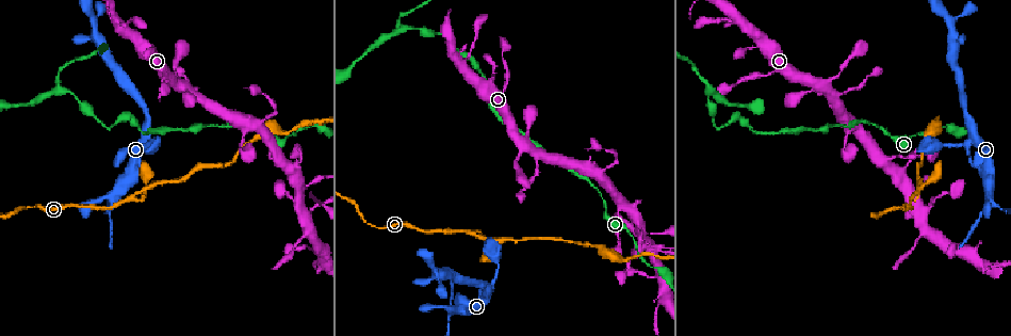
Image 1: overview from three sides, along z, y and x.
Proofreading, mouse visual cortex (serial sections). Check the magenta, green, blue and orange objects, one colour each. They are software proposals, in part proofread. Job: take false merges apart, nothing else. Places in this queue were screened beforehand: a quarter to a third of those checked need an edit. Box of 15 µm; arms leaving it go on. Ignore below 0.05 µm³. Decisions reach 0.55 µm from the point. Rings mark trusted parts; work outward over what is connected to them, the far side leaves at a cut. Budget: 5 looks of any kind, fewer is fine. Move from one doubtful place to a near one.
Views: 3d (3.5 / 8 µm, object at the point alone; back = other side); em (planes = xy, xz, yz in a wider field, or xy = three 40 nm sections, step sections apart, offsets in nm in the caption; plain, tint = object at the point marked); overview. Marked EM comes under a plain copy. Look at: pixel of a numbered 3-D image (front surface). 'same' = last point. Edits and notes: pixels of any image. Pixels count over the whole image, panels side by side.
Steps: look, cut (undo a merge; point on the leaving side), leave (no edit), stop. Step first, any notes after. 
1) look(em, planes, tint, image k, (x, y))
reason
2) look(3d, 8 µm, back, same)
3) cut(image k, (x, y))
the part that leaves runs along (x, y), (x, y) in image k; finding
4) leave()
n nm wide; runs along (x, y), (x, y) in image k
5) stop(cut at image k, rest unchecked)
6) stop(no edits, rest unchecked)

look(3d, 8 µm, image 1, (911, 191))
small branch off a trunk

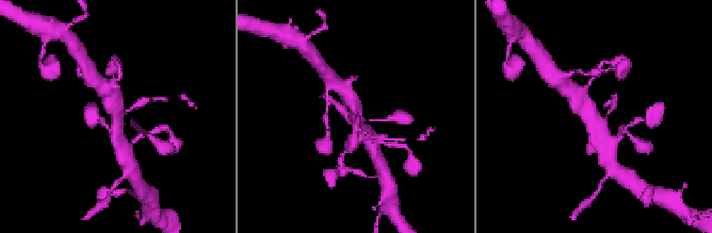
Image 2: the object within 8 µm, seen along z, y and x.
look(3d, 3.5 µm, image 2, (593, 115))

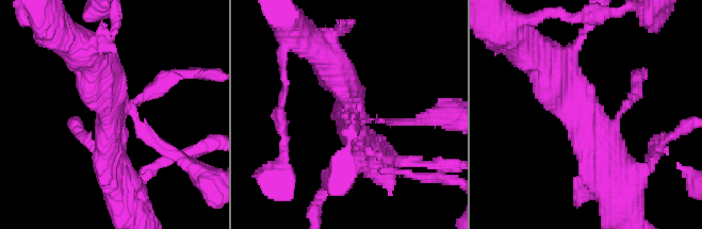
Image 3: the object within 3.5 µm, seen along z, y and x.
leave()
arms of 100, 100, 400, 500 nm; runs along (542, 58), (581, 100), (616, 175) in image 3; all the same cell

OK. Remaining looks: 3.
look(3d, 8 µm, image 1, (918, 188))
three-way junction

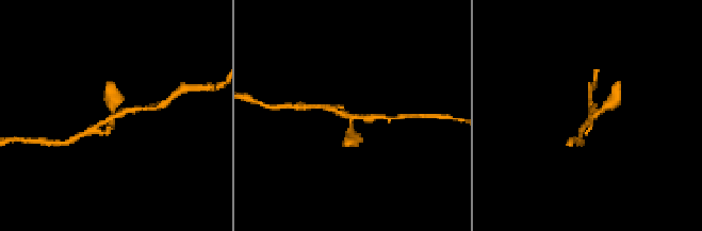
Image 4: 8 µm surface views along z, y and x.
look(em, planes, tint, image 4, (350, 116))
3 arms; arms of 200, 200, 250 nm; need the tissue

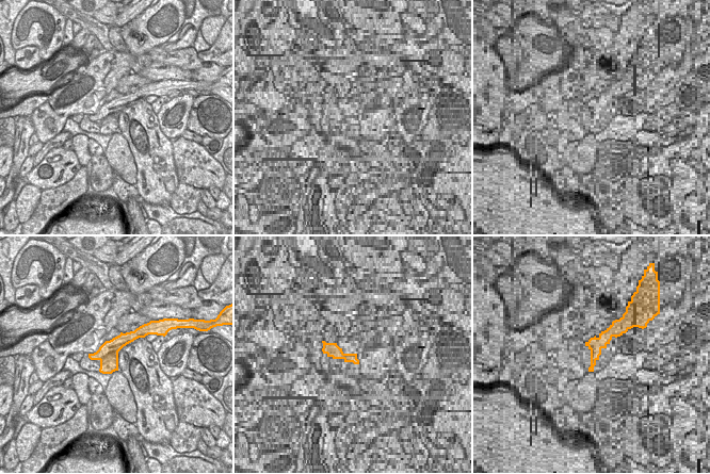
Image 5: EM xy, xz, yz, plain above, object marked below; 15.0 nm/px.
cut(image 4, (608, 104))
320 nm wide; border along (117, 350), (110, 352), (100, 360) in image 5; two cells meet here

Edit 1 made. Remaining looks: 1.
stop(cut at image 4, rest unchecked)

